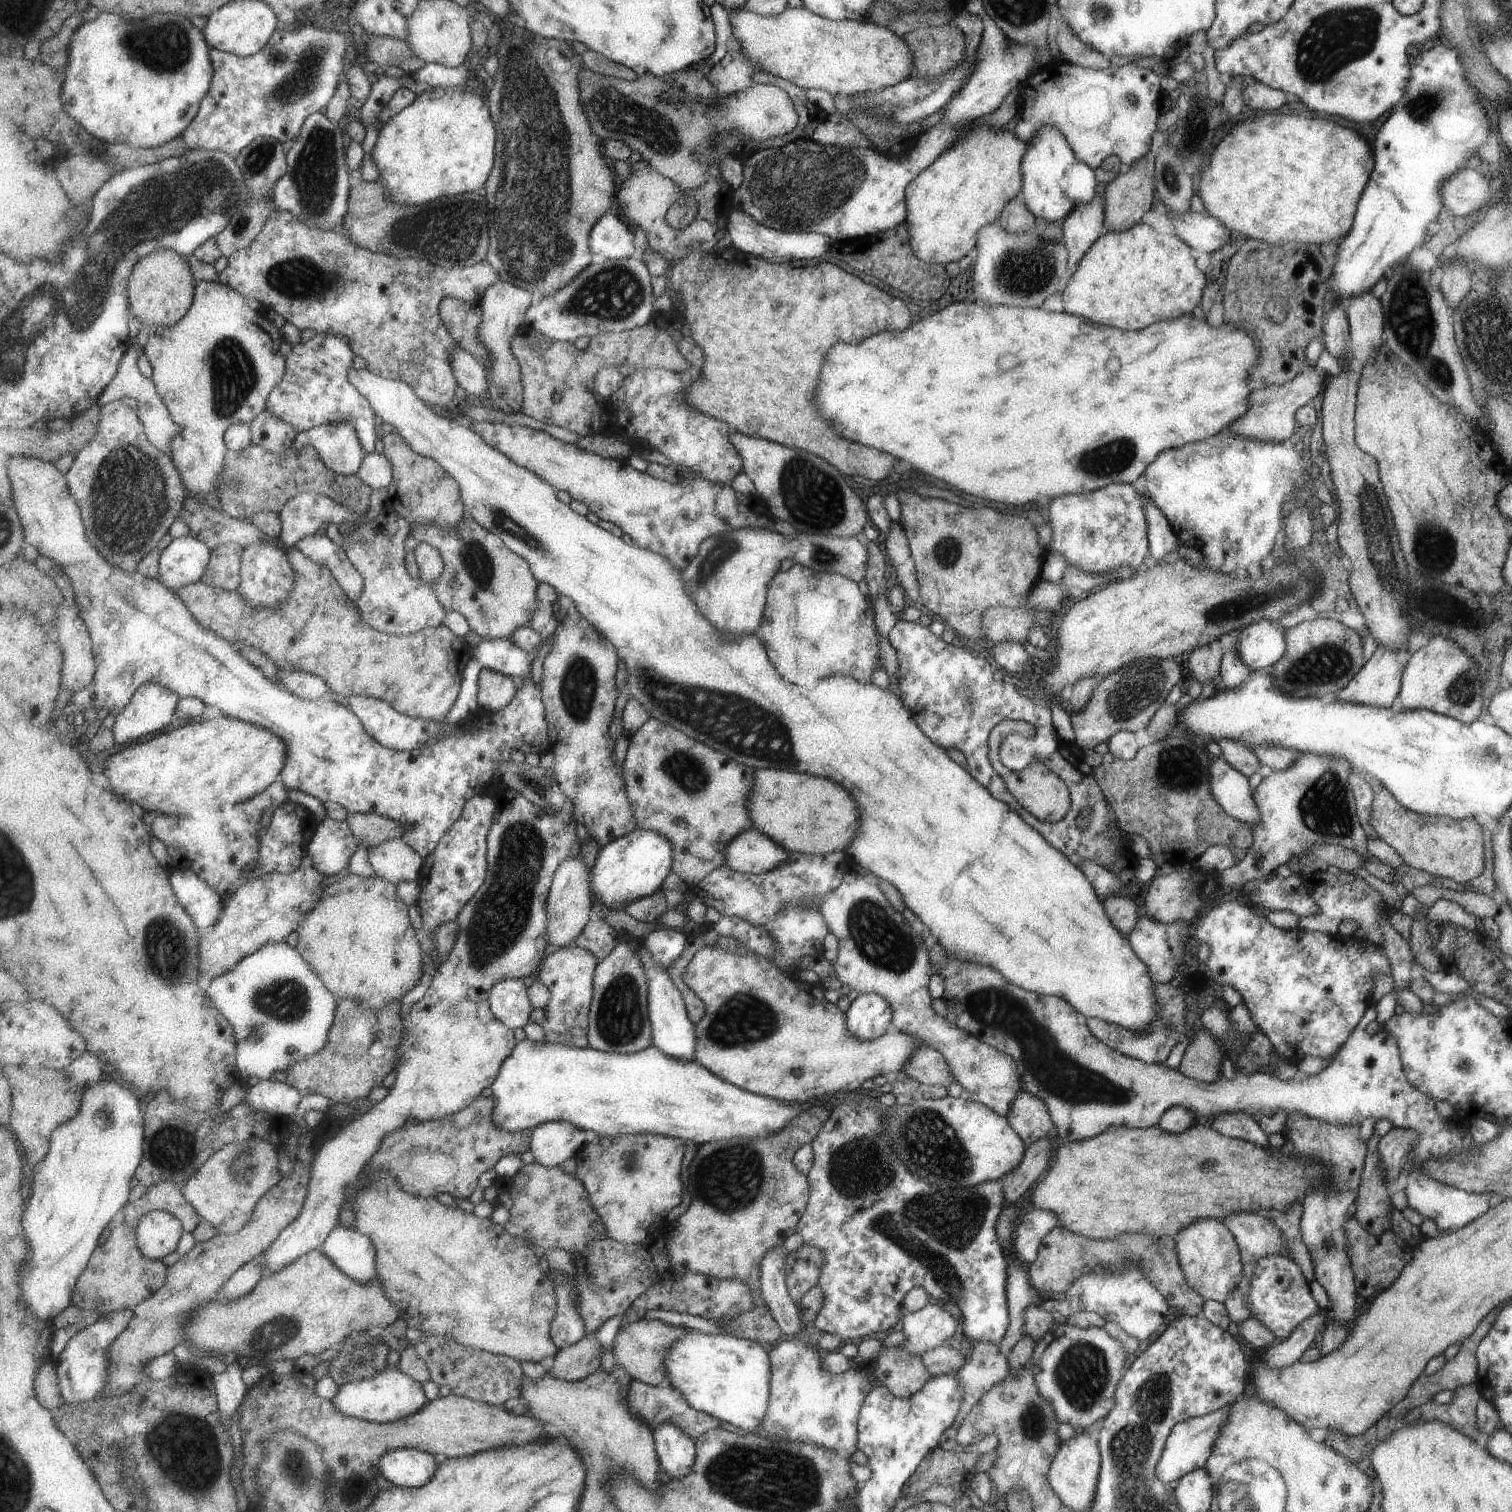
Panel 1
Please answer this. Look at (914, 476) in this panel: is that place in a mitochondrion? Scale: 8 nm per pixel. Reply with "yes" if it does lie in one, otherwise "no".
no

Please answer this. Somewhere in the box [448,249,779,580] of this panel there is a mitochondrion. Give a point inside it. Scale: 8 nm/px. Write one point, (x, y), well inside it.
(615, 294)

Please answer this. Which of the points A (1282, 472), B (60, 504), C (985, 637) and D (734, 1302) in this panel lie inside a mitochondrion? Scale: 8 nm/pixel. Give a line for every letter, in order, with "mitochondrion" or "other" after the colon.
A: mitochondrion
B: other
C: other
D: mitochondrion

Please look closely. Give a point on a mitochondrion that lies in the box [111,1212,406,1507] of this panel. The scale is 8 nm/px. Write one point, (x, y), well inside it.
(186, 1446)

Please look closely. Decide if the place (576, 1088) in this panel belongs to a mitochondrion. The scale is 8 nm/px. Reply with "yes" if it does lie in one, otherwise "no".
no

